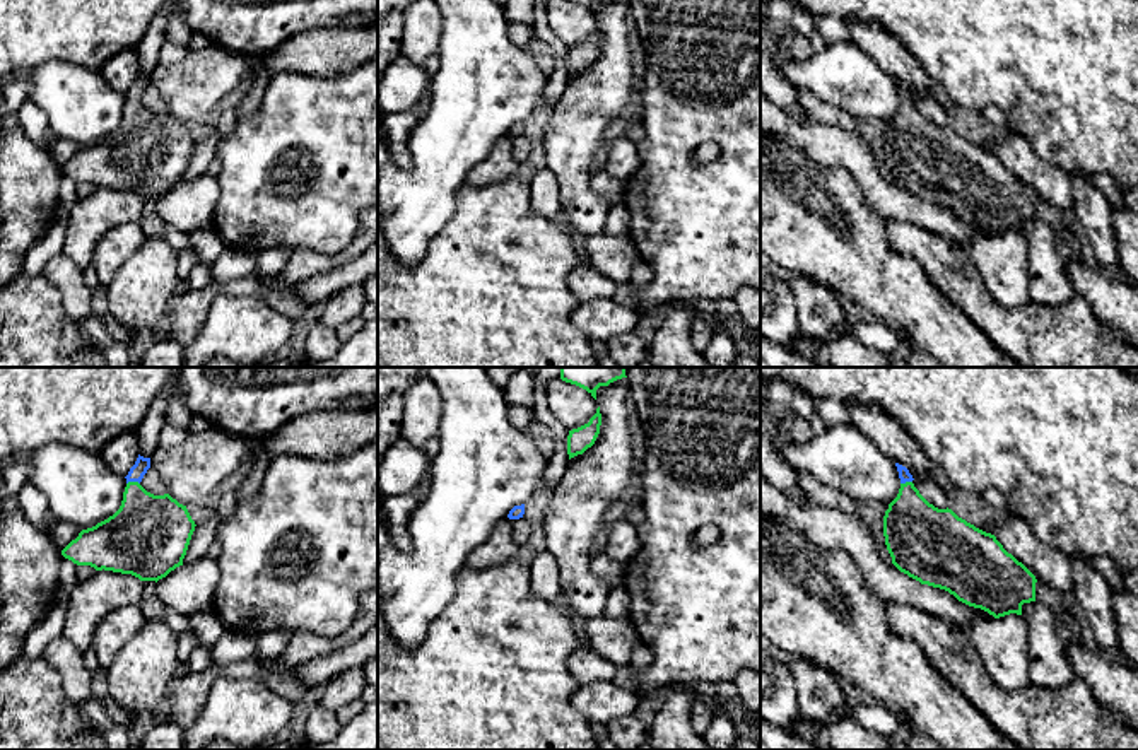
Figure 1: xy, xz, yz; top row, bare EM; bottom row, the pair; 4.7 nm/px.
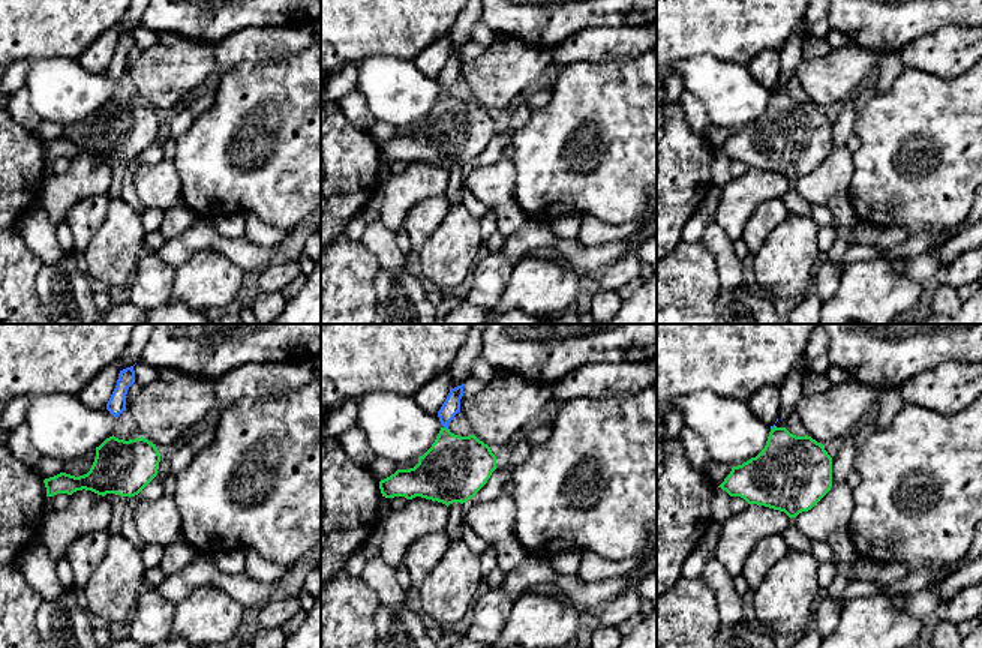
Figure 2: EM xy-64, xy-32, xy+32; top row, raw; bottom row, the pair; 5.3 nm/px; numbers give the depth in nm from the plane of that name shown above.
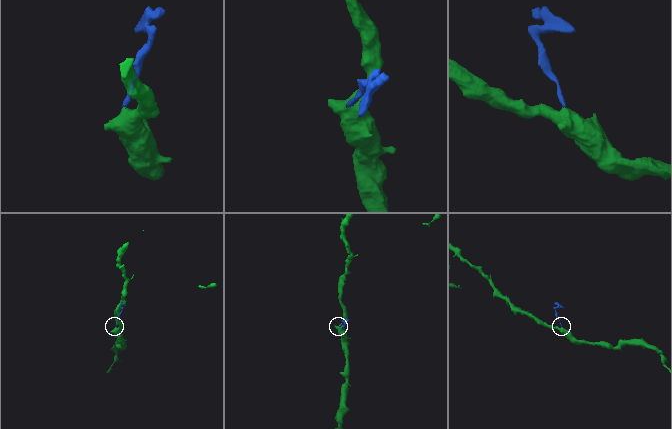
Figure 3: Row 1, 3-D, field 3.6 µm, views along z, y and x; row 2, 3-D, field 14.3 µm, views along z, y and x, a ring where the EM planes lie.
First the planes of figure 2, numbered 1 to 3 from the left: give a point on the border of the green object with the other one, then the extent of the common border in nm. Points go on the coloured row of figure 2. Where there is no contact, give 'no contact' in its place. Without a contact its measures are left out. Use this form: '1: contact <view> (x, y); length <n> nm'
1: no contact
2: contact xy-32 (446, 426); length 30 nm
3: contact xy+32 (772, 428); length 40 nm

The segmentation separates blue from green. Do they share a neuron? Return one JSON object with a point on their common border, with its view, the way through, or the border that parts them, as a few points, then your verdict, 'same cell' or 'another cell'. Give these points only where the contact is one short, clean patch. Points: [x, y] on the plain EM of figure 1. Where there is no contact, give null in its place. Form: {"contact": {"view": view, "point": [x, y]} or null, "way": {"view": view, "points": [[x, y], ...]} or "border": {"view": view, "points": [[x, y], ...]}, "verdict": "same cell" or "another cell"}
{"contact": {"view": "xy", "point": [132, 98]}, "way": {"view": "xy", "points": [[140, 84], [132, 98], [147, 147]]}, "verdict": "same cell"}

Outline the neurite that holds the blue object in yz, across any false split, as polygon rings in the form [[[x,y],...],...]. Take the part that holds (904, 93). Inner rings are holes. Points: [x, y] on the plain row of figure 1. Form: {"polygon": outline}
{"polygon": [[[899,80],[895,84],[900,106],[883,133],[883,154],[892,181],[921,202],[945,207],[994,236],[1022,232],[1022,222],[1035,219],[1035,193],[1008,171],[994,152],[976,145],[948,125],[930,121],[914,104],[909,87]]]}

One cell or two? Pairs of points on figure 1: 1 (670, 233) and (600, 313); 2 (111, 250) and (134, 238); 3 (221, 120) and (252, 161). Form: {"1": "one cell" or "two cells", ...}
{"1": "two cells", "2": "one cell", "3": "two cells"}

